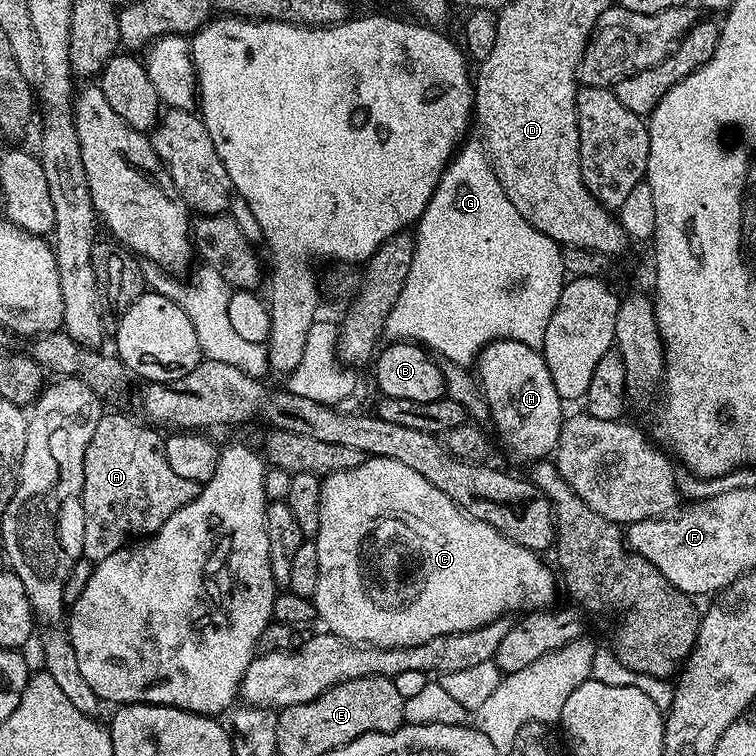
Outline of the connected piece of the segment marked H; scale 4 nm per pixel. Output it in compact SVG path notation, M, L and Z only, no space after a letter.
M491 340L480 349L479 356L484 359L484 373L478 377L484 401L488 404L487 415L496 423L496 432L500 435L500 444L512 456L520 460L535 462L551 457L556 450L560 437L560 407L562 401L554 388L554 381L547 369L547 362L537 349L513 340Z

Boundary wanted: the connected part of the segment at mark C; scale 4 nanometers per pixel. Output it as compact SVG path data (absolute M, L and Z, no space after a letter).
M370 456L358 466L350 470L338 470L323 477L320 482L320 509L318 510L318 530L314 537L318 550L318 586L314 603L319 623L324 623L329 633L340 636L343 640L351 640L353 644L371 644L374 648L405 648L418 646L422 642L430 642L430 638L449 636L459 632L473 632L493 621L507 617L507 612L519 613L521 610L544 610L553 603L556 596L558 580L550 569L544 565L544 556L532 548L522 546L510 538L506 538L494 526L474 518L464 509L458 507L445 492L438 490L434 482L430 482L418 470L410 470L398 462L398 458Z

